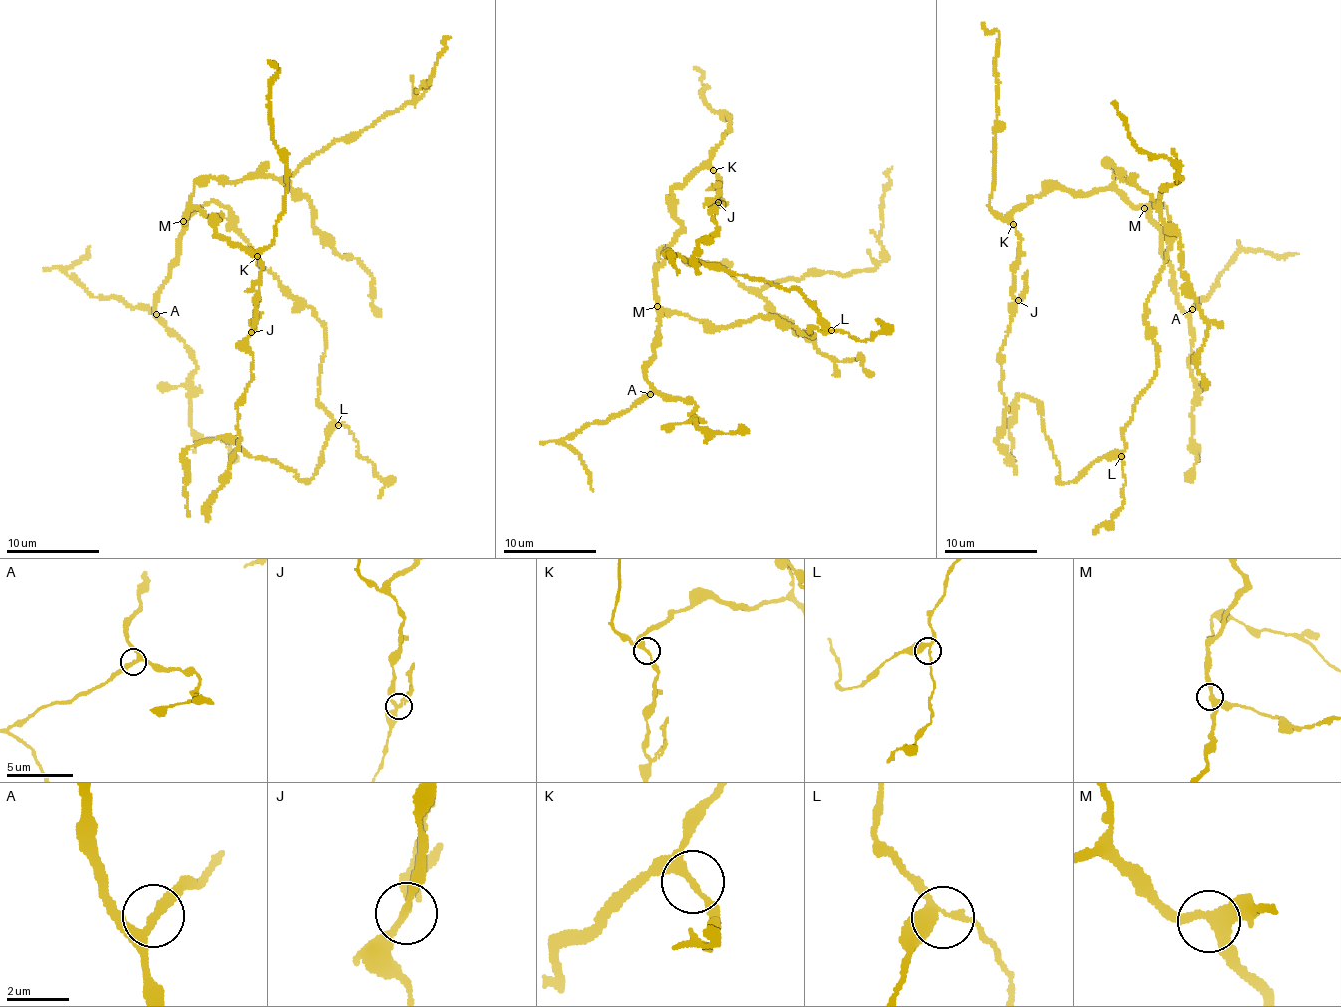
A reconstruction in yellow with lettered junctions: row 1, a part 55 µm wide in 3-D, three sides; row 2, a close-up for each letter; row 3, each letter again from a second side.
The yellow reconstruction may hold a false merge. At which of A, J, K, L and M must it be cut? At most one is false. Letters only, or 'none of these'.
J

